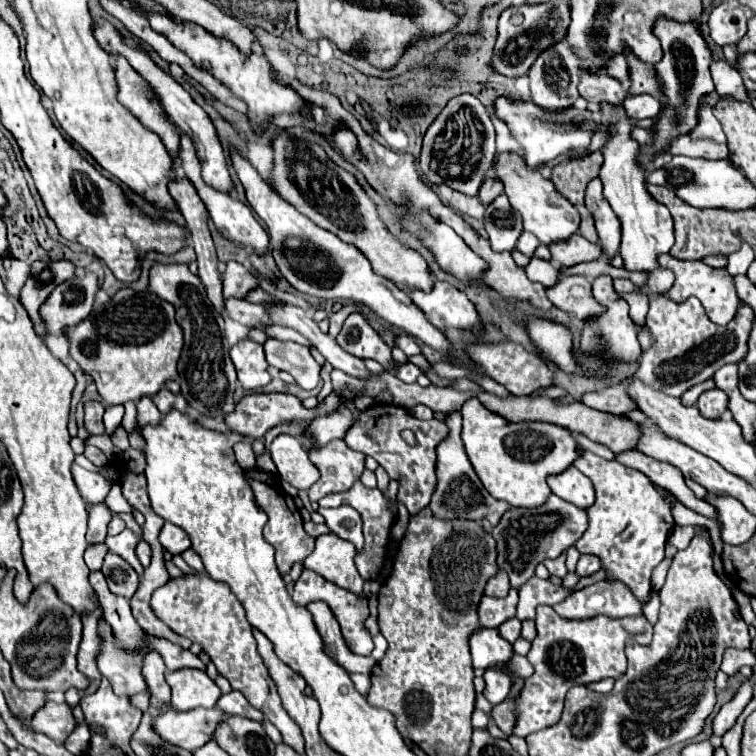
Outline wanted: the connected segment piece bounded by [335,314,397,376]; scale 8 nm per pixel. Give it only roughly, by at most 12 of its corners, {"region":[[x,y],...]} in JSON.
{"region":[[351,314],[335,340],[349,354],[377,360],[395,376],[391,348],[361,314]]}

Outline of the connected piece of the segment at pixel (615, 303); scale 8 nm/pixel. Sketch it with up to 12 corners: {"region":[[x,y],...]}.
{"region":[[611,276],[593,282],[605,314],[583,324],[581,350],[615,364],[641,356],[629,306]]}

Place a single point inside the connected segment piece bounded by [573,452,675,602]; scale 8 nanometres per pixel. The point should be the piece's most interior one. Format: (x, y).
(629, 523)

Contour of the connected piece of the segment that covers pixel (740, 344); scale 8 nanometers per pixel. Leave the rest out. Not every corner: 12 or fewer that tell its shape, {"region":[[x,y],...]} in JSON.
{"region":[[653,296],[635,376],[681,396],[745,356],[753,310],[717,326]]}

